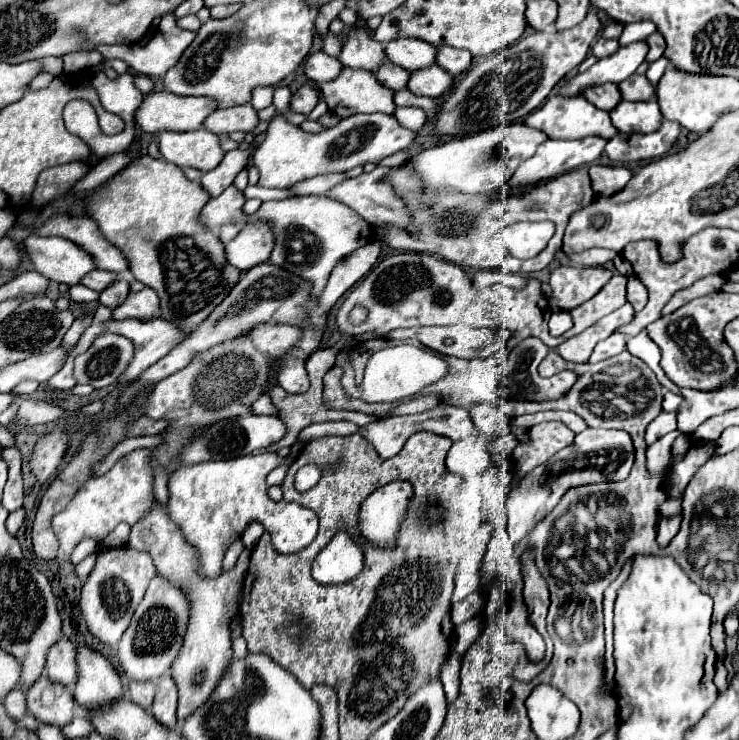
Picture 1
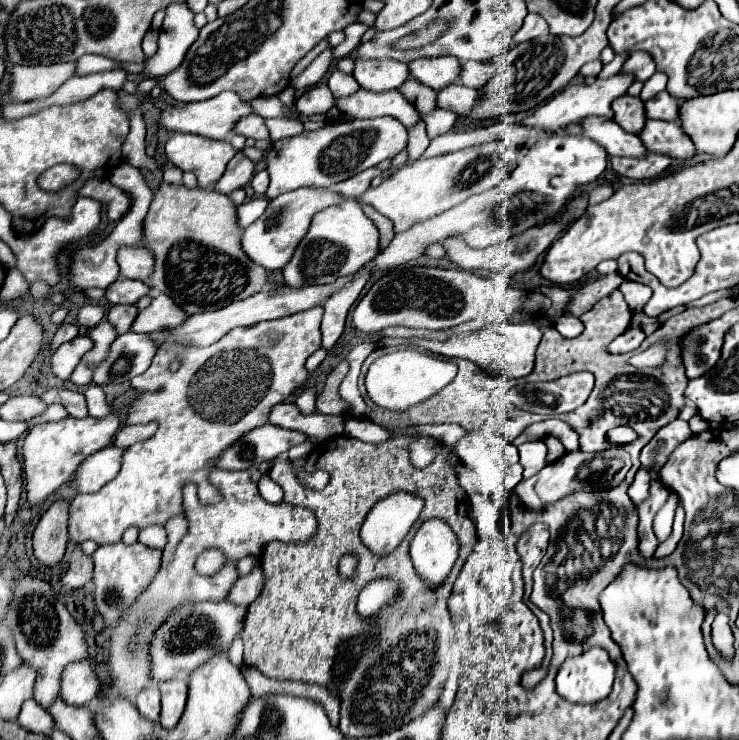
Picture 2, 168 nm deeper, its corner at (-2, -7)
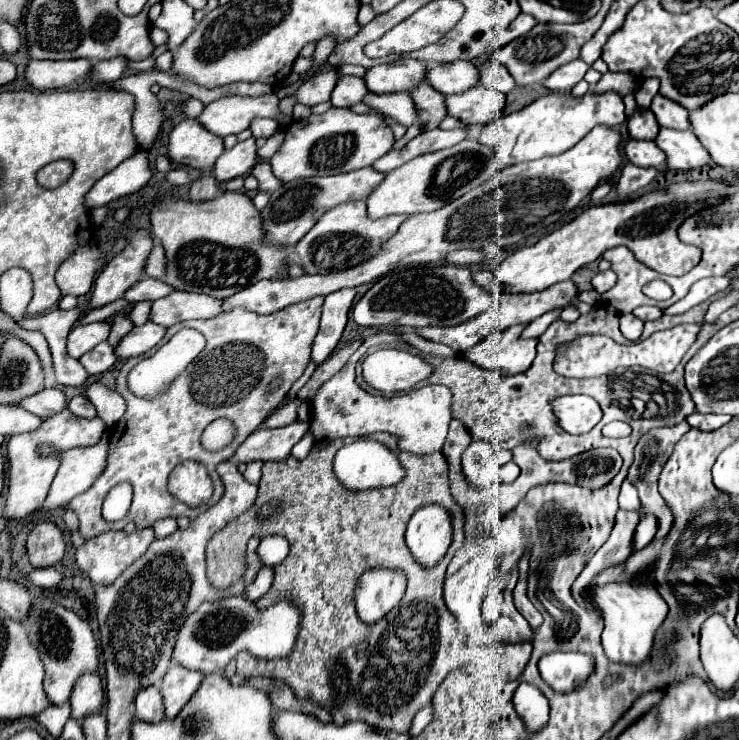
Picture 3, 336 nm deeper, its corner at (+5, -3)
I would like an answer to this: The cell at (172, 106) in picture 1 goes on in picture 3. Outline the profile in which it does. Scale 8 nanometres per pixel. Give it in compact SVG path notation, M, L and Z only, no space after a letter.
M274 92L258 98L226 96L208 104L198 116L198 122L220 138L228 134L240 134L250 126L254 118L274 118L280 124L288 124L288 120L292 118L286 118L278 110L278 102L280 100Z

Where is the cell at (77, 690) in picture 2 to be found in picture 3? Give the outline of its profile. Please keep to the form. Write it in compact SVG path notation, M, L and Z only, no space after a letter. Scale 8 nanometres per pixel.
M84 674L74 686L70 704L72 704L72 718L76 720L84 720L84 716L100 712L104 706L104 690L100 676Z

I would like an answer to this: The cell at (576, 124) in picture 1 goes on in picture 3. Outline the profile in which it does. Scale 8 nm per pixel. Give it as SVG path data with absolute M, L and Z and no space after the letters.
M628 140L624 146L628 160L640 168L656 168L658 172L668 172L668 162L664 152L656 146L656 142L644 140Z

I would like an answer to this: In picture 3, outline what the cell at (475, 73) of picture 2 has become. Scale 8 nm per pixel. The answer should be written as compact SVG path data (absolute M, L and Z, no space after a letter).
M488 62L486 66L482 66L480 84L484 84L486 88L492 88L492 90L498 90L502 94L510 94L516 88L516 82L512 80L510 72L498 62Z

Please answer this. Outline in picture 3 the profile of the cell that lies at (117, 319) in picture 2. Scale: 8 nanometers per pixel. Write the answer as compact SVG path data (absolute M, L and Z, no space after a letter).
M118 314L118 316L114 316L110 322L112 322L112 332L110 332L110 336L108 336L108 344L112 344L112 348L116 348L116 344L118 344L134 326L132 326L132 322L130 322L130 318L128 318L126 314Z

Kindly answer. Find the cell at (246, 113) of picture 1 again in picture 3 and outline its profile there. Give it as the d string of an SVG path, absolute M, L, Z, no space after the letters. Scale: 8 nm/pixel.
M256 118L256 120L250 124L250 130L252 130L252 134L254 134L256 138L260 138L260 136L270 138L270 136L278 130L278 124L276 124L276 120L272 120L272 118Z

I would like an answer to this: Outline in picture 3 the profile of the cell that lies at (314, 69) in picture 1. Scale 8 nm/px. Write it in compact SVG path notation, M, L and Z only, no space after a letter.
M342 76L332 92L332 106L336 108L350 108L364 100L368 94L368 88L362 78L356 76Z

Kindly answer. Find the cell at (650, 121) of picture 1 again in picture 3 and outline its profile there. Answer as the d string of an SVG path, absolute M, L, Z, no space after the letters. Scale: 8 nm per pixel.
M660 128L656 144L666 152L668 166L674 170L694 170L694 168L702 168L706 164L712 164L708 150L700 144L700 140L696 138L696 134L692 130L682 132L682 130L672 130L672 128Z

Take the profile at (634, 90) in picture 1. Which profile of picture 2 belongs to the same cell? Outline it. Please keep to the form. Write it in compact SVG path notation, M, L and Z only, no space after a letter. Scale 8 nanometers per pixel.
M667 90L659 92L655 98L645 102L647 108L647 118L657 118L657 120L677 120L677 110L679 110L679 102L671 98L671 94Z

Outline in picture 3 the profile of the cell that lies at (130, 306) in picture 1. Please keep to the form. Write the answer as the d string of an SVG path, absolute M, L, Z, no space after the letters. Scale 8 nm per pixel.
M176 290L170 296L160 298L152 304L150 320L166 328L186 320L210 320L224 312L222 302L222 298Z

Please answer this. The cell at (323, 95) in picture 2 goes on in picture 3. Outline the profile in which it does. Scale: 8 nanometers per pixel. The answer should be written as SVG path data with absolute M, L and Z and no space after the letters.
M336 70L320 72L320 74L312 76L310 80L306 80L298 88L296 98L298 98L300 104L306 104L306 106L328 102L330 94L332 94L332 88L336 86L336 82L338 82L338 72Z

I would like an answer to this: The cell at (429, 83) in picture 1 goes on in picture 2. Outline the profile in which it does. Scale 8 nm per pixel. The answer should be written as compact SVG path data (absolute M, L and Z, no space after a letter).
M455 82L437 92L437 106L465 116L473 108L477 98L479 98L479 92L475 88L467 88Z

